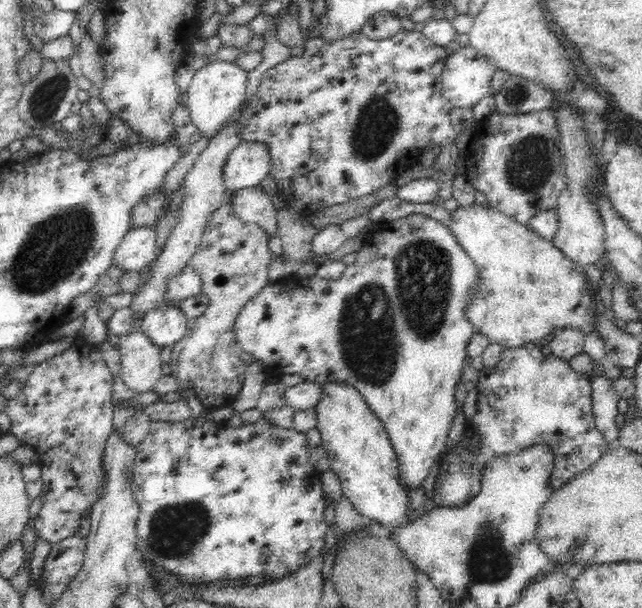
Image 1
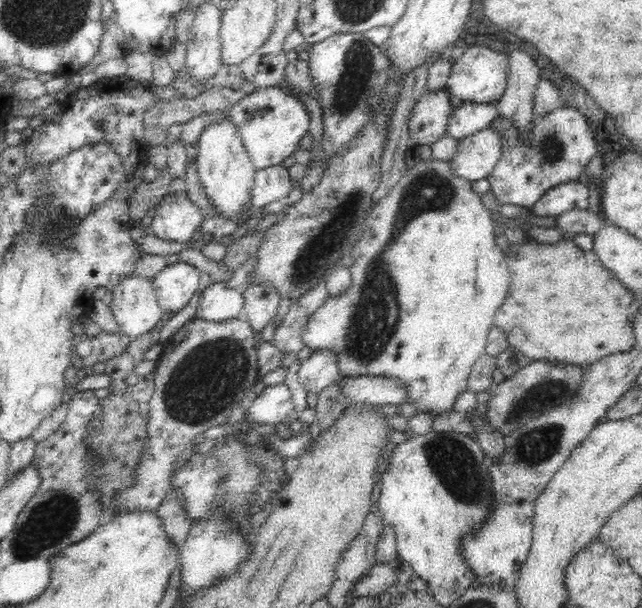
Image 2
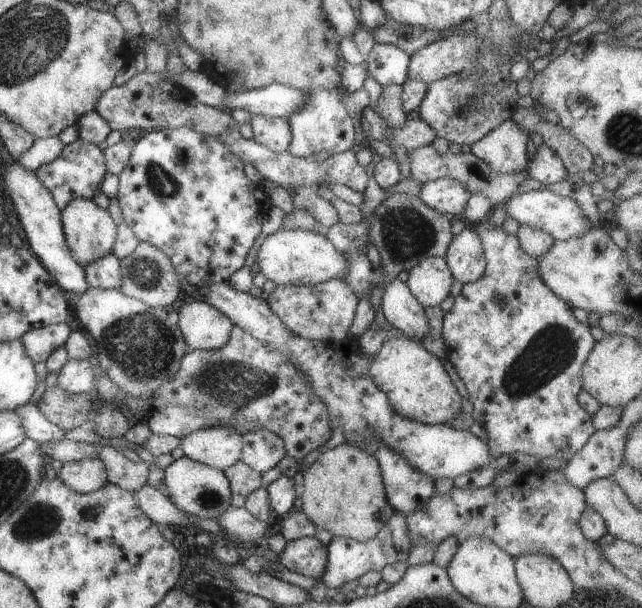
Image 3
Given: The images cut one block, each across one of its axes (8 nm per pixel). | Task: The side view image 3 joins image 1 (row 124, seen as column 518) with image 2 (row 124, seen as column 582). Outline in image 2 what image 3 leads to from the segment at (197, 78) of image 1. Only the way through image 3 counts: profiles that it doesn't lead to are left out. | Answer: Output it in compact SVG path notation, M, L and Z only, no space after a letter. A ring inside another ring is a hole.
M229 115L218 116L214 124L202 130L202 134L197 139L197 145L197 174L210 204L216 207L222 218L242 224L244 216L240 218L240 214L244 212L244 206L250 204L250 190L254 186L257 170L251 163L237 126L231 121Z

